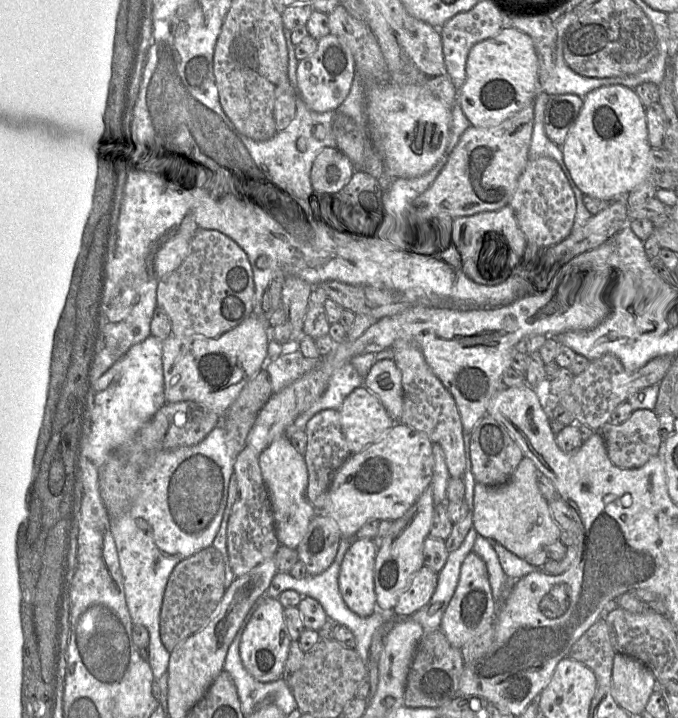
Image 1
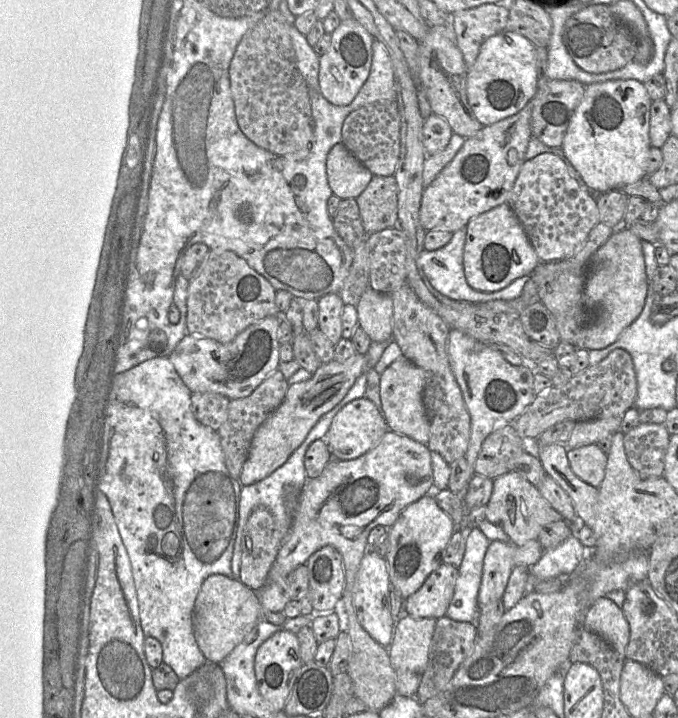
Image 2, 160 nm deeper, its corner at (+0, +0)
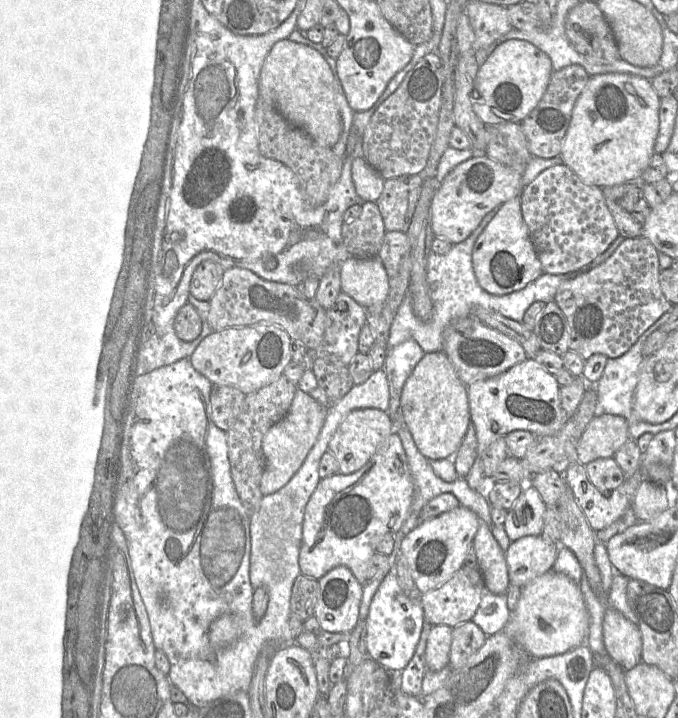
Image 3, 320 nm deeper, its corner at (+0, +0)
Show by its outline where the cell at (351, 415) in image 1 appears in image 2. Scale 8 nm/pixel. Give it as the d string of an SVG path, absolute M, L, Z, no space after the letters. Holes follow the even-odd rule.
M366 396L347 403L334 417L325 437L336 460L353 460L374 448L388 432L389 427L381 412Z

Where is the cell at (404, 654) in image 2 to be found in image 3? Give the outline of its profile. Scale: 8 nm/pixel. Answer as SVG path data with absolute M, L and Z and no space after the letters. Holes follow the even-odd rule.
M433 625L425 649L428 671L437 671L448 665L452 640L452 628L448 625Z

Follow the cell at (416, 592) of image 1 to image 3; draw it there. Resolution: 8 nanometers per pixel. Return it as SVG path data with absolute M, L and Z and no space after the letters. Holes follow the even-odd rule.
M463 566L443 584L422 594L420 603L423 607L425 622L431 625L444 624L454 628L471 621L479 608L484 588L486 586L479 569Z

